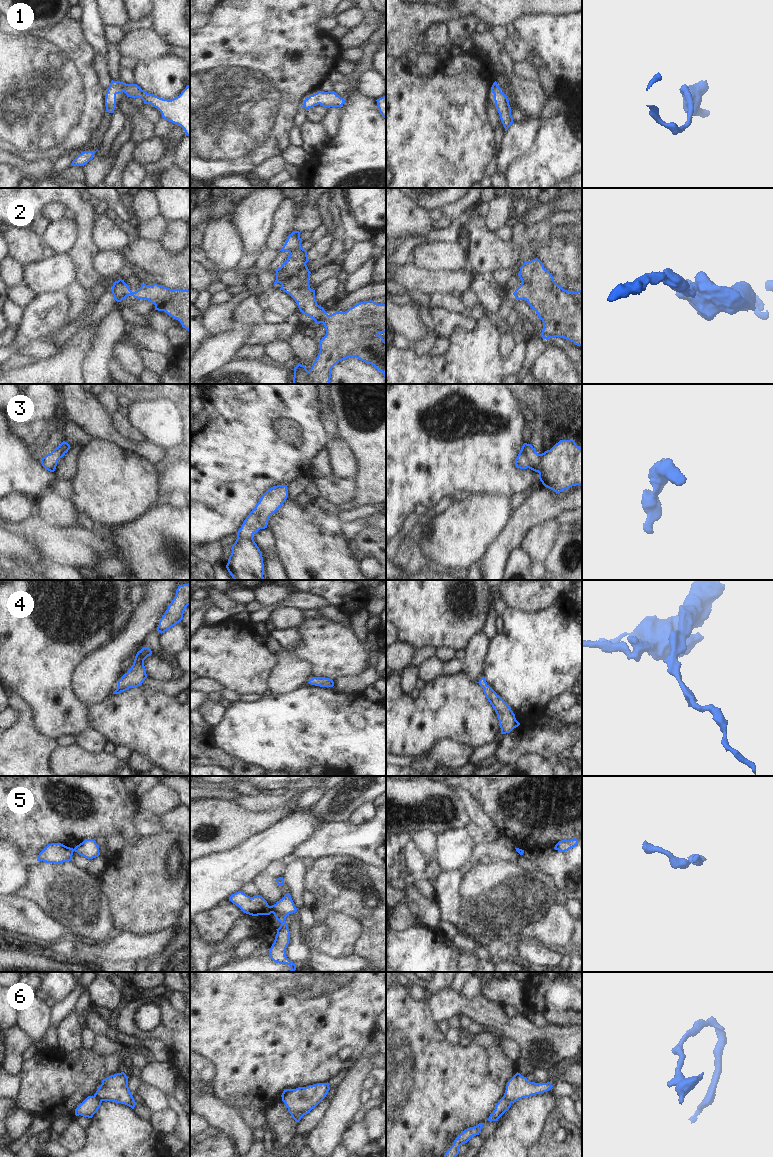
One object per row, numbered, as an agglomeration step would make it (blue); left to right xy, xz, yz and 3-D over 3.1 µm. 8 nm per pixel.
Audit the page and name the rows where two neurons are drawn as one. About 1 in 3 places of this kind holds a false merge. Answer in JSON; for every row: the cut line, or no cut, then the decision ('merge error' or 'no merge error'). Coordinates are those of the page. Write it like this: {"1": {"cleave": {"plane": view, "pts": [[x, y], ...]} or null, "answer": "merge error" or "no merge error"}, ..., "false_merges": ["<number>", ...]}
{"1": {"cleave": null, "answer": "no merge error"}, "2": {"cleave": null, "answer": "no merge error"}, "3": {"cleave": null, "answer": "no merge error"}, "4": {"cleave": null, "answer": "no merge error"}, "5": {"cleave": {"plane": "xz", "pts": [[269, 906], [272, 912]]}, "answer": "merge error"}, "6": {"cleave": {"plane": "xy", "pts": [[94, 1095], [101, 1101]]}, "answer": "merge error"}, "false_merges": ["5", "6"]}

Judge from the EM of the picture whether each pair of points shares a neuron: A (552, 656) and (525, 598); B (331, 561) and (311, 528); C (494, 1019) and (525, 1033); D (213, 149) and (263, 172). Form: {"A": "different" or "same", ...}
{"A": "different", "B": "same", "C": "same", "D": "different"}

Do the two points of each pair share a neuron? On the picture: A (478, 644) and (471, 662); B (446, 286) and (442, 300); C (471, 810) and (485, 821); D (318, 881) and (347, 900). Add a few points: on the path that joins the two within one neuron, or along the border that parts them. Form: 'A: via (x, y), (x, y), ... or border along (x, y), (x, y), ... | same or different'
A: via (478, 648), (474, 658) | same
B: border along (448, 292), (437, 292), (432, 296) | different
C: via (474, 812), (482, 820) | same
D: via (325, 881), (328, 881), (340, 893) | same

